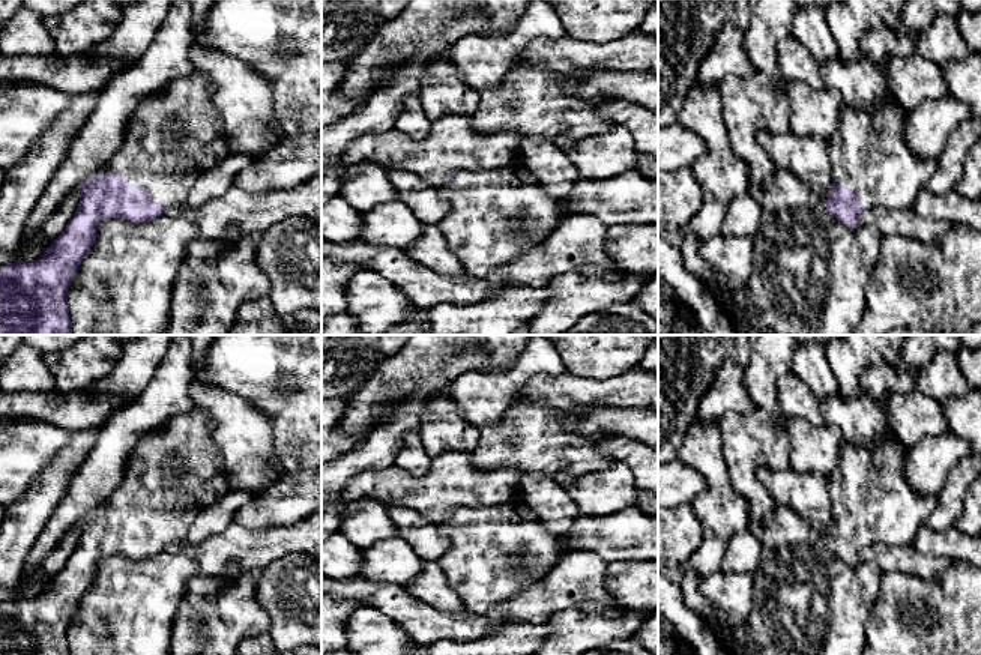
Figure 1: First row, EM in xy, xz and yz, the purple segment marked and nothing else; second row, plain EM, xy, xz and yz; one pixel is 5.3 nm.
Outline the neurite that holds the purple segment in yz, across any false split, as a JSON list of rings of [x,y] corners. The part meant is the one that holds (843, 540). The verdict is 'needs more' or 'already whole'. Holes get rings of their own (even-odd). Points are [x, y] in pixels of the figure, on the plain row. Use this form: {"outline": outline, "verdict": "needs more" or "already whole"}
{"outline": [[[883,434],[871,449],[856,443],[841,445],[840,463],[826,476],[834,518],[825,544],[846,563],[862,562],[862,548],[877,542],[895,547],[912,544],[936,509],[937,497],[922,496],[909,485],[907,457],[909,448],[891,434]]], "verdict": "needs more"}

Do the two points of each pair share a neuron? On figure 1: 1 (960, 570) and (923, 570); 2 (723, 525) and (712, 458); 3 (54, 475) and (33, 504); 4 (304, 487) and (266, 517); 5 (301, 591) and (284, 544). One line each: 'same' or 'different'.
1: different
2: same
3: same
4: same
5: different

